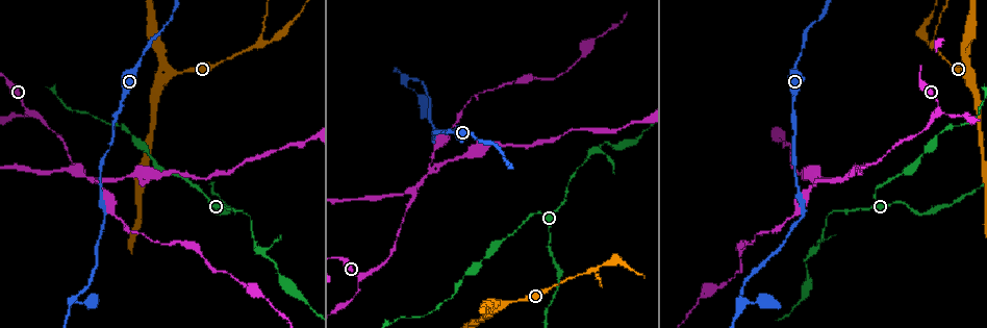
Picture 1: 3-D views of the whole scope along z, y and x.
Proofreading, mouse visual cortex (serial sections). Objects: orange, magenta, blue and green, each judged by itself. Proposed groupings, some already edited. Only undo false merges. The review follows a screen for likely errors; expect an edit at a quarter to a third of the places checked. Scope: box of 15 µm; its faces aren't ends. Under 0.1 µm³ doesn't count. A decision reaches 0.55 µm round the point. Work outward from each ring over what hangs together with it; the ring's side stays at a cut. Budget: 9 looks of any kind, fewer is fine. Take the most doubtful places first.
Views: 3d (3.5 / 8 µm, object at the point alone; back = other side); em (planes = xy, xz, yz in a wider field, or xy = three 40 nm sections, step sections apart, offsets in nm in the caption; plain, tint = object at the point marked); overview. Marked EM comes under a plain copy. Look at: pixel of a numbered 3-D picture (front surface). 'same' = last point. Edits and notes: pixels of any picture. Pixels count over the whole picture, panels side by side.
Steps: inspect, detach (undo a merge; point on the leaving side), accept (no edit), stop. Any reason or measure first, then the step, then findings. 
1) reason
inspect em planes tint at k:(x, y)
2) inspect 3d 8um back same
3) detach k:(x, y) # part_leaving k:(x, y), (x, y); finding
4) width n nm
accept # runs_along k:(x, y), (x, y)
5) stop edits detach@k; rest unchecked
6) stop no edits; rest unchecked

thick turns thin
inspect 3d 3.5um at 1:(808, 256)

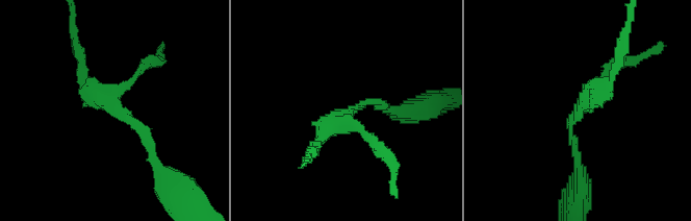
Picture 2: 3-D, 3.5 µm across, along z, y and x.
accept # runs_along 2:(81, 78), (142, 129), (164, 171); continuous, no second cell

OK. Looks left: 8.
side arm on a straight run
inspect 3d 3.5um at 1:(256, 43)

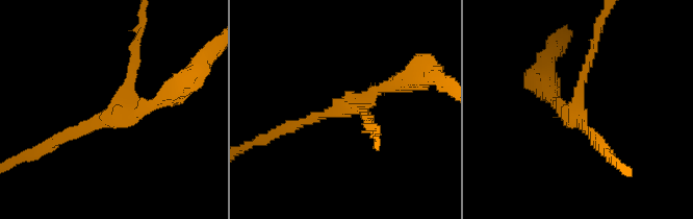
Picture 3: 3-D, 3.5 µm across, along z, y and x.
arms 3; arm_widths 150, 150, 200 nm
inspect em xy step 2 tint at 3:(575, 117)

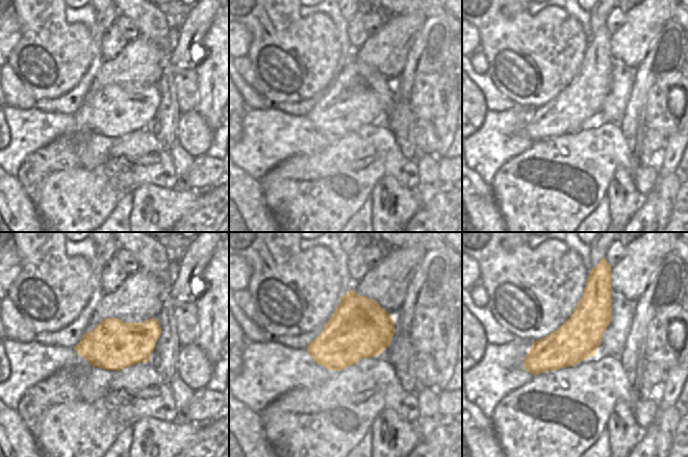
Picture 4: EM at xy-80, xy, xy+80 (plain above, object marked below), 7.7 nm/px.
accept # continuous, no second cell

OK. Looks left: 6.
inspect 3d 8um at 1:(742, 298)

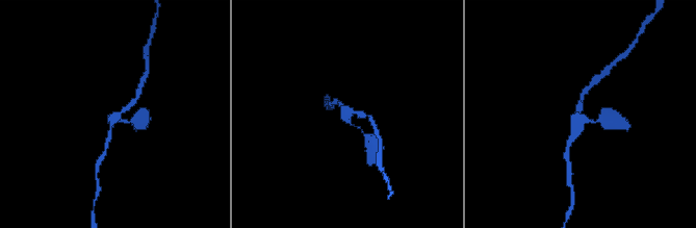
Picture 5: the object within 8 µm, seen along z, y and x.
need the tissue
inspect em xy step 3 tint at 5:(347, 114)

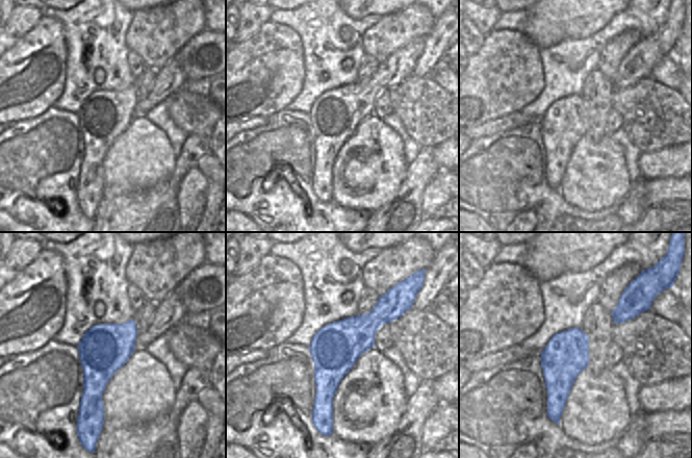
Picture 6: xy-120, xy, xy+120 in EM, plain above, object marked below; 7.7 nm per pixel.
width 380 nm
accept # runs_along 6:(386, 297), (331, 363), (329, 416); one cell here

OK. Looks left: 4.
three arms meet
inspect 3d 3.5um at 1:(365, 275)

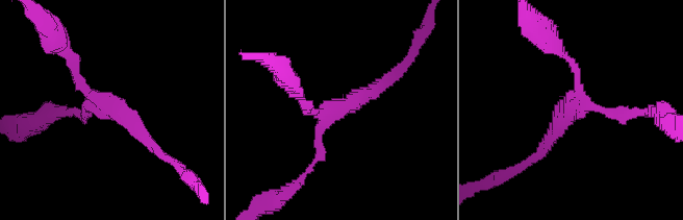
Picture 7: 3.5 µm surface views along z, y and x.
arms 3; arm_widths 150, 150, 250 nm
inspect em xy step 3 tint at 7:(102, 101)

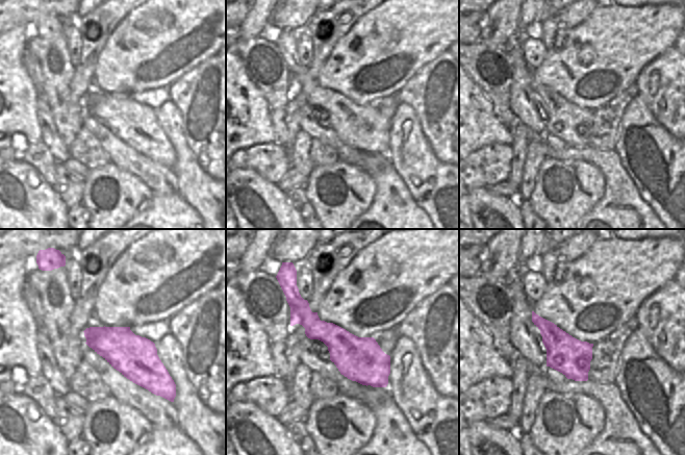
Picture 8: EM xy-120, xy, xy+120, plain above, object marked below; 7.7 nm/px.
accept # runs_along 7:(66, 49), (82, 88), (149, 142); all the same cell

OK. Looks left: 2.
stop no edits; rest unchecked

